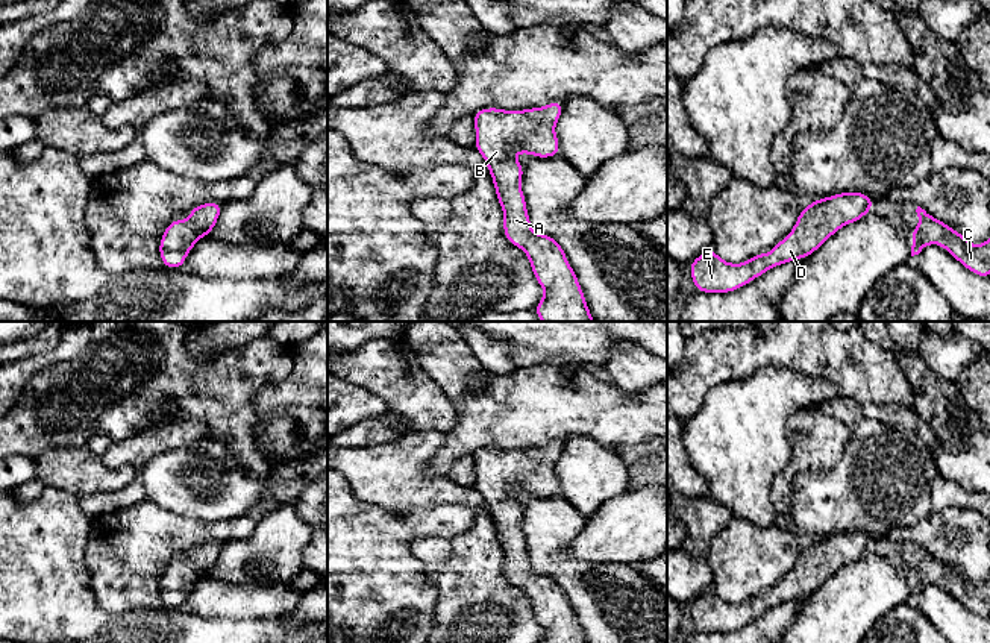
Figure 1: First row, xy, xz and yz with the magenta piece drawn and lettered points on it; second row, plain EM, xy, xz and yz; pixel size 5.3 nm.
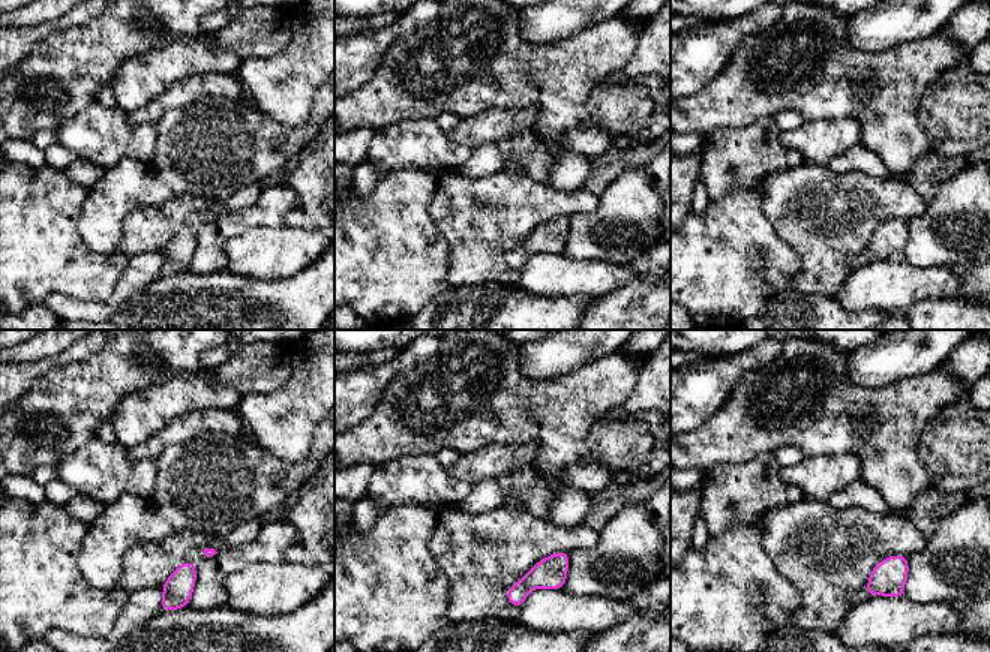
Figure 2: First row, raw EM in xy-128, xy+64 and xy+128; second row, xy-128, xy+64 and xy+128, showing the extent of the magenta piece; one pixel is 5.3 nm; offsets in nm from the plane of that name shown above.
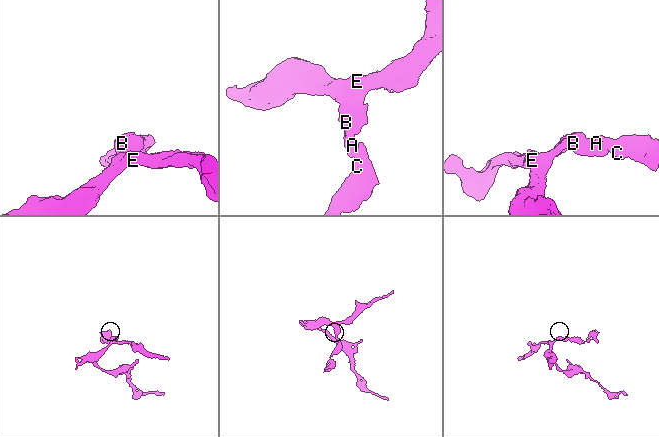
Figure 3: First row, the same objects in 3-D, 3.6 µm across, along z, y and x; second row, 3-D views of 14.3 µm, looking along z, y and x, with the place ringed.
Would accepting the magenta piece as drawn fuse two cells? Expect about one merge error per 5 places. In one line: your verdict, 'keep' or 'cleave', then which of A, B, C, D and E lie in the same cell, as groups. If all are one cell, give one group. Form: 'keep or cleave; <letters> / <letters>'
keep; A B C D E

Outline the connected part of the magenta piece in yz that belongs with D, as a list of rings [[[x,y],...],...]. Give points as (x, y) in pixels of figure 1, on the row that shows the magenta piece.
[[[840,193],[816,199],[796,220],[791,232],[772,253],[760,253],[741,264],[725,262],[713,249],[690,262],[690,273],[697,291],[731,293],[760,278],[769,268],[810,256],[840,227],[855,223],[873,209],[873,200],[860,193]]]

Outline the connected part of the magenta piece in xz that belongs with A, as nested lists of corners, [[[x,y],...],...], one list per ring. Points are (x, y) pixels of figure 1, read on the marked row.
[[[552,102],[525,111],[476,111],[475,149],[484,156],[493,177],[503,209],[503,234],[512,246],[525,250],[537,282],[544,288],[534,312],[543,322],[594,322],[564,249],[553,237],[532,232],[520,188],[523,165],[511,155],[518,152],[537,158],[558,156],[555,124],[562,109],[562,102]]]

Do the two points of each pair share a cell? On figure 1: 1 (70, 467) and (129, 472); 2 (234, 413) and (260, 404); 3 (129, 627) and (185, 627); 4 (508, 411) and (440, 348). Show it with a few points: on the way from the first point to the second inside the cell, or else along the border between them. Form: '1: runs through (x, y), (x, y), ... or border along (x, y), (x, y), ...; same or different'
1: runs through (85, 473), (114, 475); same
2: border along (279, 382), (261, 388), (252, 399), (256, 417); different
3: runs through (143, 627), (172, 627); same
4: runs through (484, 411), (475, 410), (460, 395), (451, 372); same

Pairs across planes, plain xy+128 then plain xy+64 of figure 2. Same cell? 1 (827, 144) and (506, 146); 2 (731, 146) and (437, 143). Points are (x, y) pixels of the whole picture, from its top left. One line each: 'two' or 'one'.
1: two
2: one

